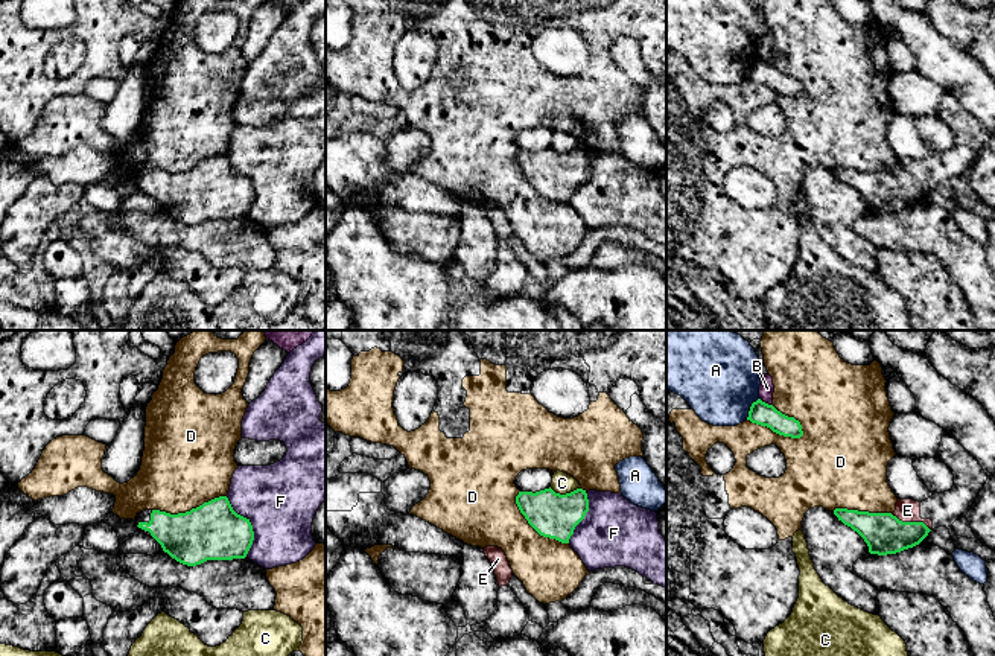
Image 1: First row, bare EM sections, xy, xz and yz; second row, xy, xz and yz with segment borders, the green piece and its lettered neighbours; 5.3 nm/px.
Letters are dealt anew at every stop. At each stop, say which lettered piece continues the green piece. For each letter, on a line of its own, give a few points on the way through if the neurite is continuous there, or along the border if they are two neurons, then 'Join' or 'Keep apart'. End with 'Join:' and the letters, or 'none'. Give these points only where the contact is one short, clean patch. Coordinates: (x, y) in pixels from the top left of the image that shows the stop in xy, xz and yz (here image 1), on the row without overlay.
A: Boundary: yz (758, 57), (746, 78). Keep apart
B: Keep apart
C: Keep apart
D: Keep apart
E: Path across: yz (884, 192), (898, 191), (910, 181), (907, 169). Join
F: Keep apart
Join: E

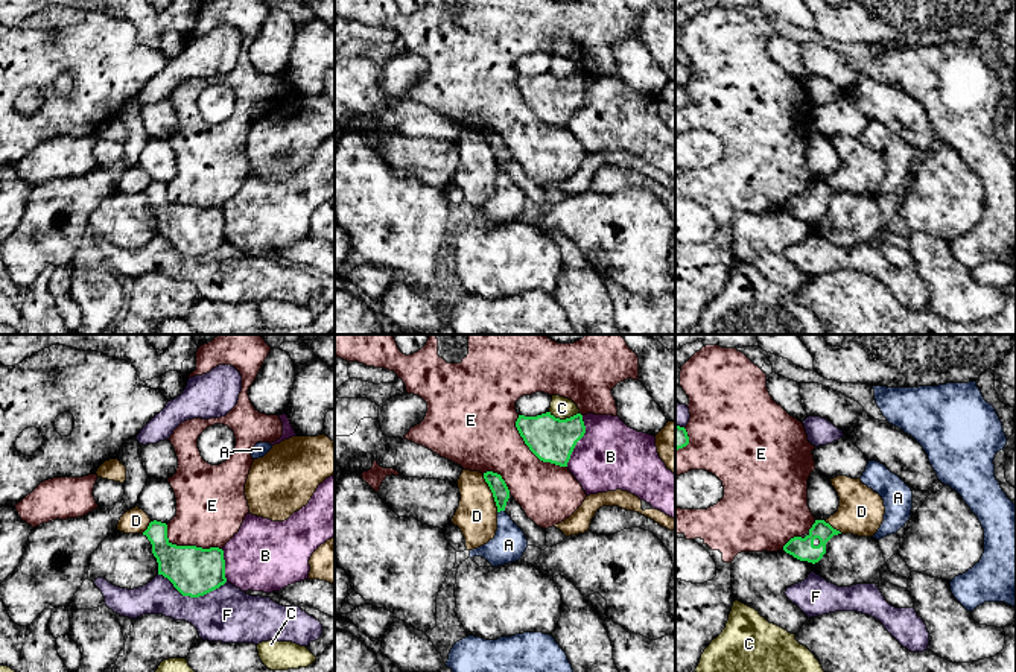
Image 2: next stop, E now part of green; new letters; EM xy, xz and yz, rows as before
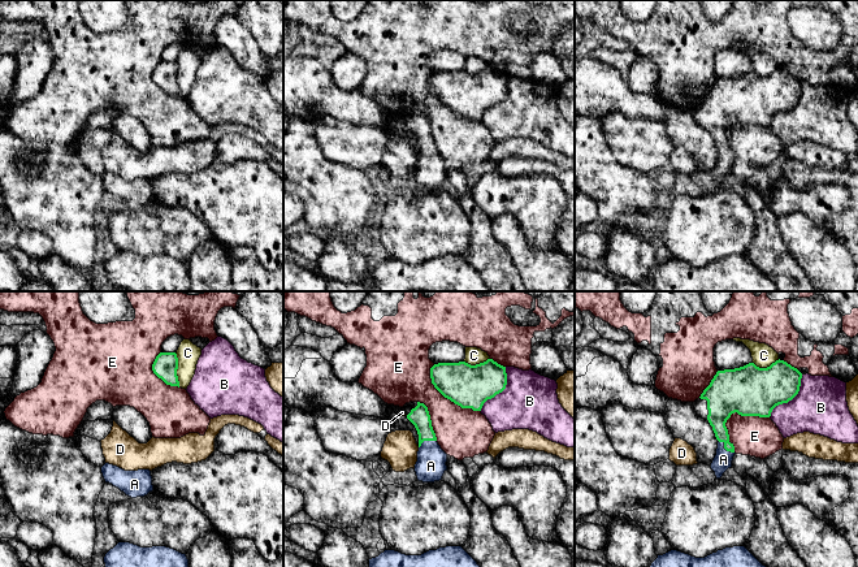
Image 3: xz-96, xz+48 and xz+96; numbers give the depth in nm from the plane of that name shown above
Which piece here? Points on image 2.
A: Path across: xz (501, 152), (501, 169), (508, 192), (508, 204). Join
B: Keep apart
C: Keep apart
D: Boundary: xz (482, 134), (498, 171). Keep apart
E: Keep apart
F: Keep apart
Join: A

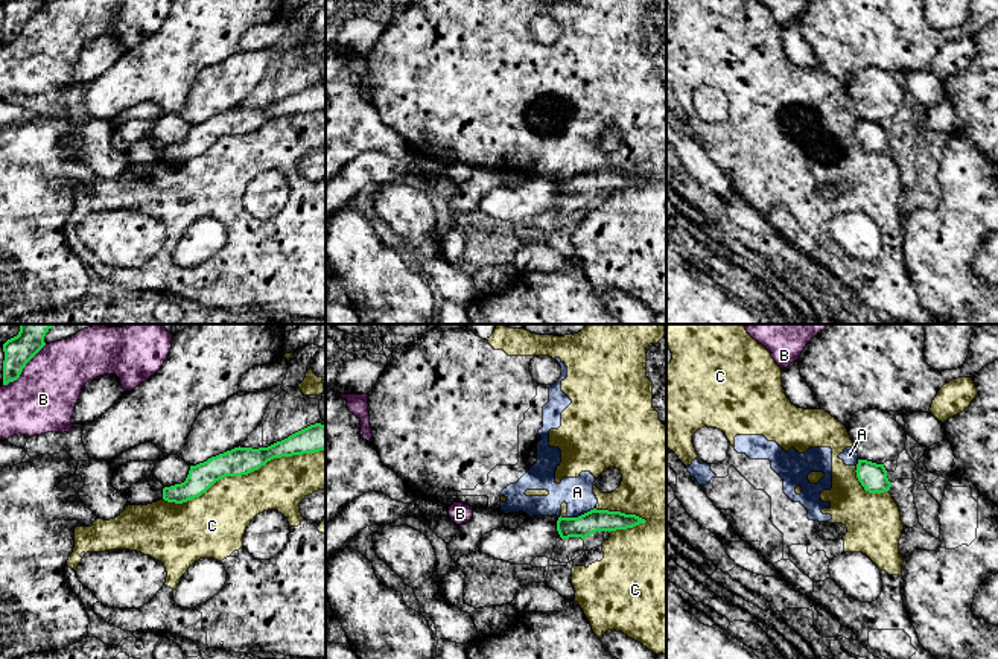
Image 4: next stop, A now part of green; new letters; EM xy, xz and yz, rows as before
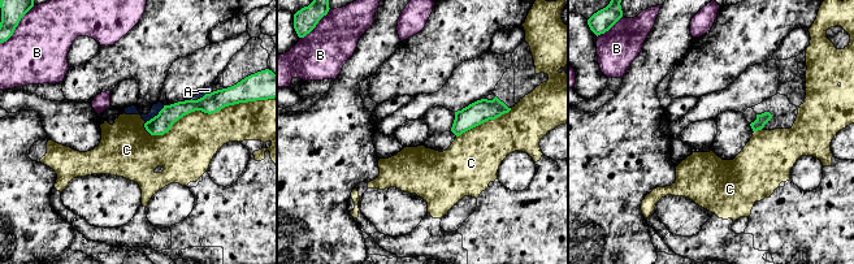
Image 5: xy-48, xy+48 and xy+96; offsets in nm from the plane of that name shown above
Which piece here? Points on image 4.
A: Boundary: xz (595, 166), (568, 177). Keep apart
B: Keep apart
C: Keep apart
Join: none

